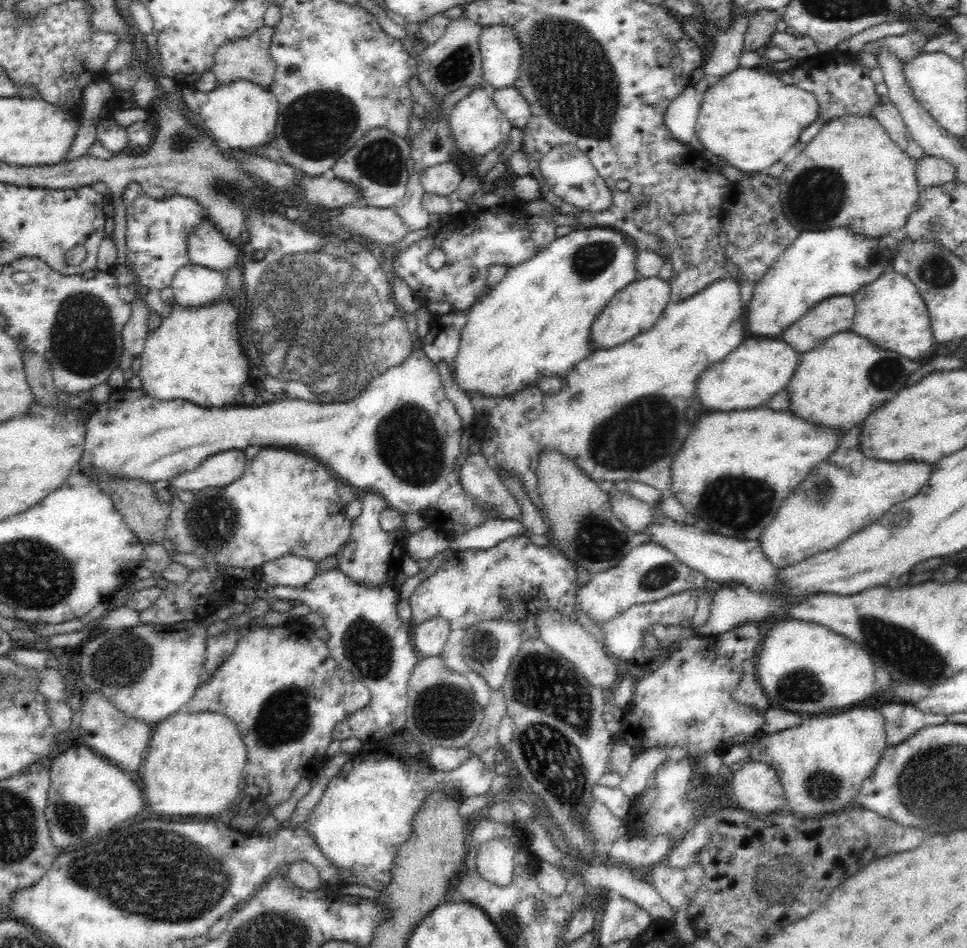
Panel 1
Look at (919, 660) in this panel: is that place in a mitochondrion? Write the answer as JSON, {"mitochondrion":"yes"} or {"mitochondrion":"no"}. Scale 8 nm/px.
{"mitochondrion":"yes"}

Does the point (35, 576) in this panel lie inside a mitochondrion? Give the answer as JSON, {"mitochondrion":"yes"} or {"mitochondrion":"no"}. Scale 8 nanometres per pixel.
{"mitochondrion":"yes"}

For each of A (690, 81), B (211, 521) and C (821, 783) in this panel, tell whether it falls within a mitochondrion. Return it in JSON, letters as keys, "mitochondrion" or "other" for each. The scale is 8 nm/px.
{"A":"other","B":"mitochondrion","C":"mitochondrion"}

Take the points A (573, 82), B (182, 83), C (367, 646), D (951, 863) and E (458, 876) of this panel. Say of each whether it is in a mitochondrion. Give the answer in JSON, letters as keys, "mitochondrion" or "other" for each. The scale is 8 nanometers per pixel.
{"A":"mitochondrion","B":"other","C":"mitochondrion","D":"other","E":"other"}

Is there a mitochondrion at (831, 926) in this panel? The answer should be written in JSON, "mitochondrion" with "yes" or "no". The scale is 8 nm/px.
{"mitochondrion":"no"}

